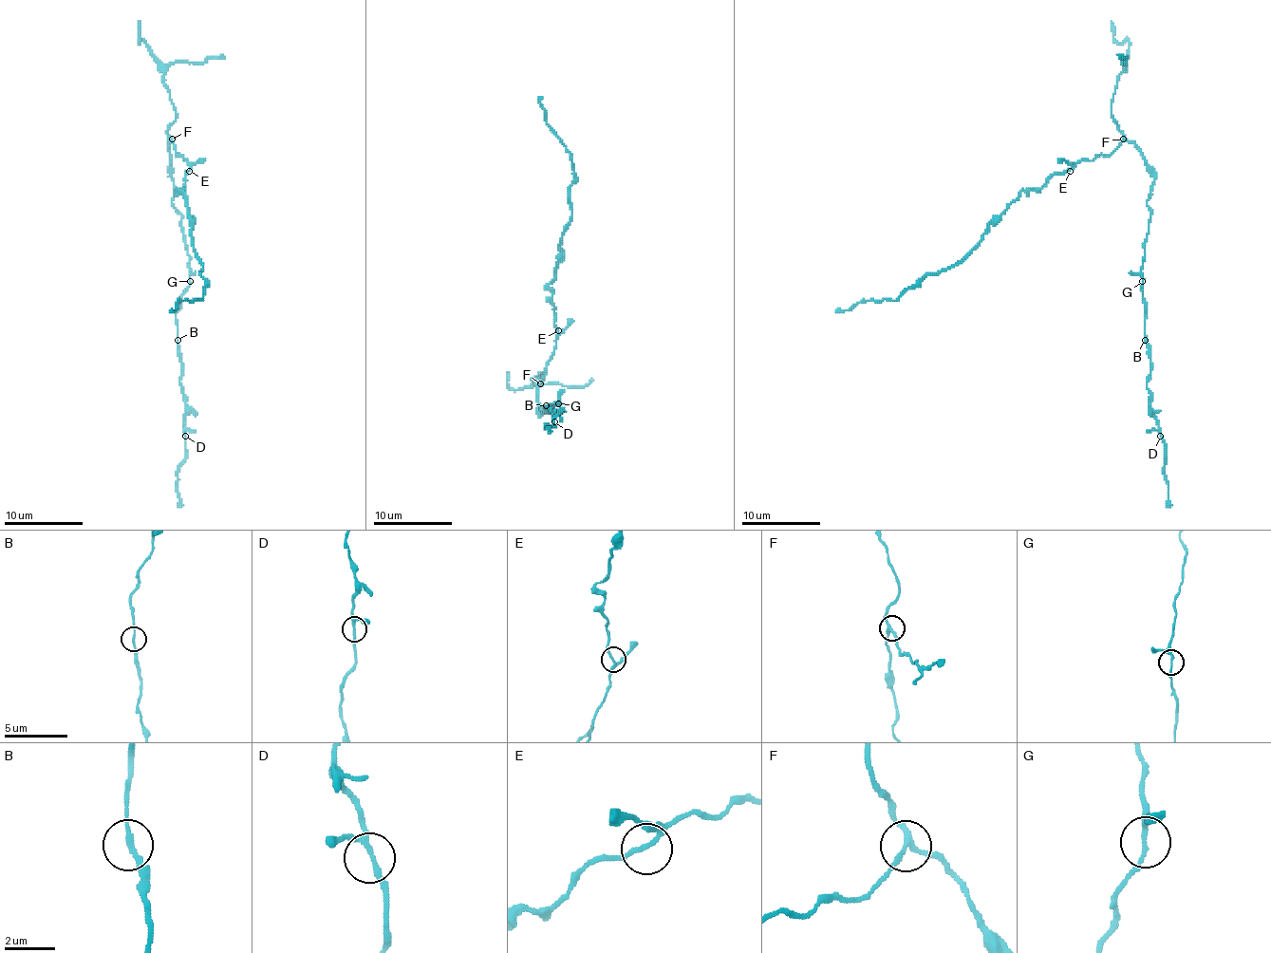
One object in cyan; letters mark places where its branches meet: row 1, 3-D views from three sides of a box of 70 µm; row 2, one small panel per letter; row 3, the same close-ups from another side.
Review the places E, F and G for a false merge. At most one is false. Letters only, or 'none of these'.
none of these

